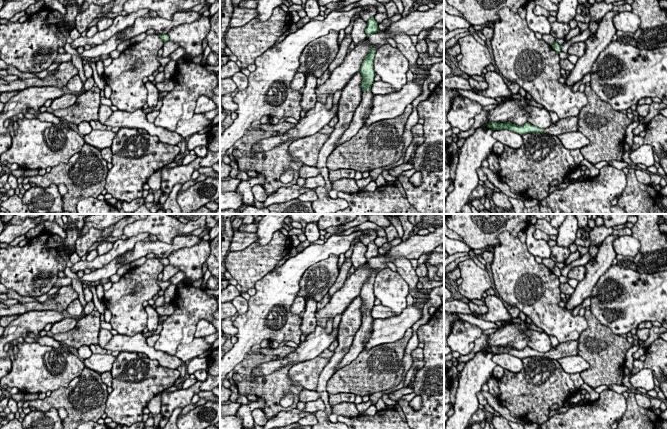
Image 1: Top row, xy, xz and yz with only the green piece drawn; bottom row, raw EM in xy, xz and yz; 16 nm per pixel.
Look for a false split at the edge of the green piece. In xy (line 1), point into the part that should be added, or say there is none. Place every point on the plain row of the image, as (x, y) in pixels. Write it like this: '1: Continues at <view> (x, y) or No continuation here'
1: No continuation here

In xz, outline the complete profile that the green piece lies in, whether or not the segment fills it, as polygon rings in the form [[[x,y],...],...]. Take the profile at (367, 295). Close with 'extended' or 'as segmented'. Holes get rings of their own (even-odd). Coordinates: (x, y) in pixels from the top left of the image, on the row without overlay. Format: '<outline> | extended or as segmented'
[[[372,272],[361,289],[359,297],[363,302],[361,307],[361,312],[363,314],[362,324],[354,336],[349,351],[345,354],[339,365],[336,367],[336,371],[344,366],[349,365],[353,360],[355,360],[357,356],[363,351],[365,343],[371,336],[374,319],[371,317],[370,313],[376,299],[373,291],[375,277],[376,273]]] | extended

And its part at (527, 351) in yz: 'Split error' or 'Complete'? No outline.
Split error

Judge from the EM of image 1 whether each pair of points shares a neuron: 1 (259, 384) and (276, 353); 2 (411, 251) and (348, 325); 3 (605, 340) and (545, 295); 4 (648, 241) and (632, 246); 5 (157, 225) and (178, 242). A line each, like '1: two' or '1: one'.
1: one
2: two
3: two
4: two
5: two

